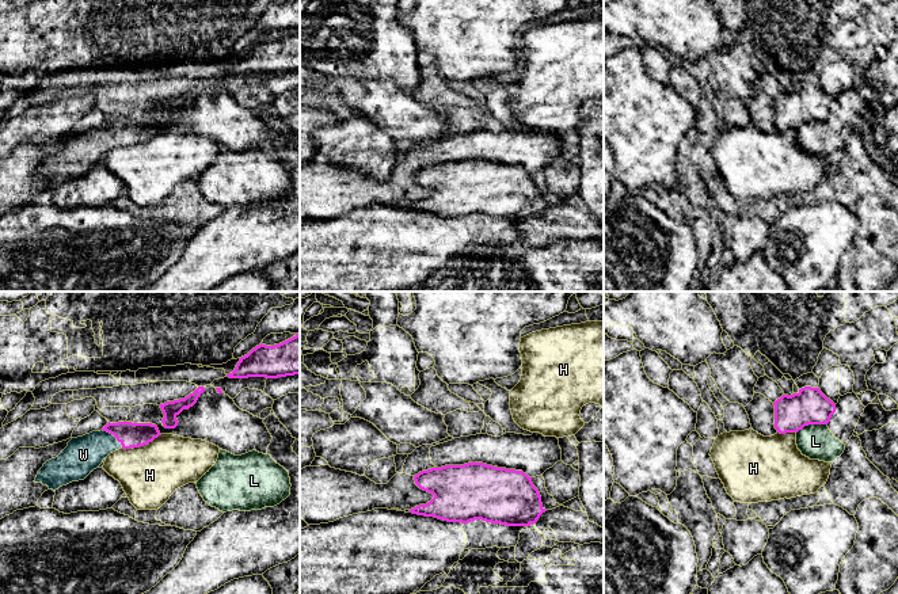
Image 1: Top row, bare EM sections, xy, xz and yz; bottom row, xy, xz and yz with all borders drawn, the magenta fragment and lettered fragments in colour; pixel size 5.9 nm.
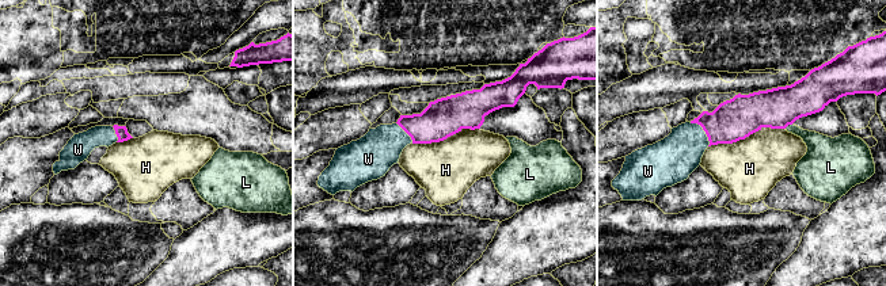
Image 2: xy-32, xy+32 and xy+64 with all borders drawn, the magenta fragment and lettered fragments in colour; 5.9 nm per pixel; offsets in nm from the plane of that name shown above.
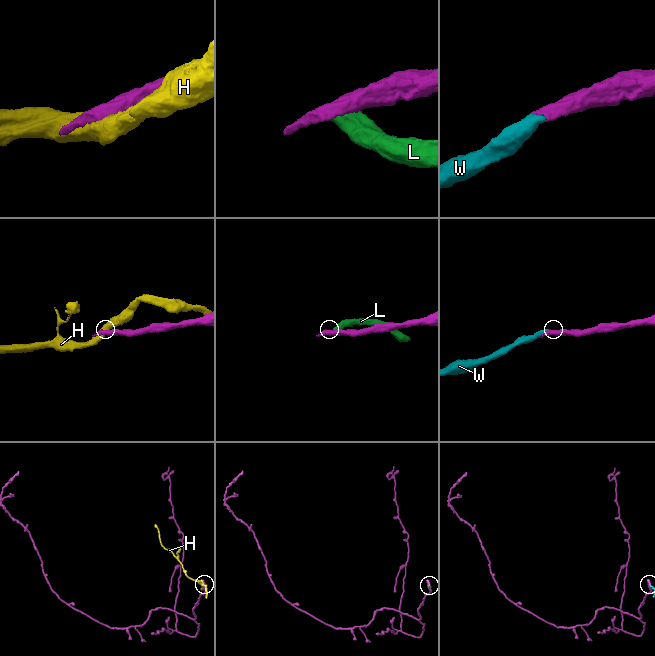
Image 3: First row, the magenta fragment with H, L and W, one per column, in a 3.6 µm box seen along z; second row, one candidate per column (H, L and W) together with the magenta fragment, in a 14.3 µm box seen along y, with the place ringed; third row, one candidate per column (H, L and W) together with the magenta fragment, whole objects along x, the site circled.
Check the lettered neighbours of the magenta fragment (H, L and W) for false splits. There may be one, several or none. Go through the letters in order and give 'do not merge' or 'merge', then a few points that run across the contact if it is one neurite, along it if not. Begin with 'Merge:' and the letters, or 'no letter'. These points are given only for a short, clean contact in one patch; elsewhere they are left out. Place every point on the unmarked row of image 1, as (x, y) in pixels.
Merge: W
H: do not merge
L: do not merge
W: merge

